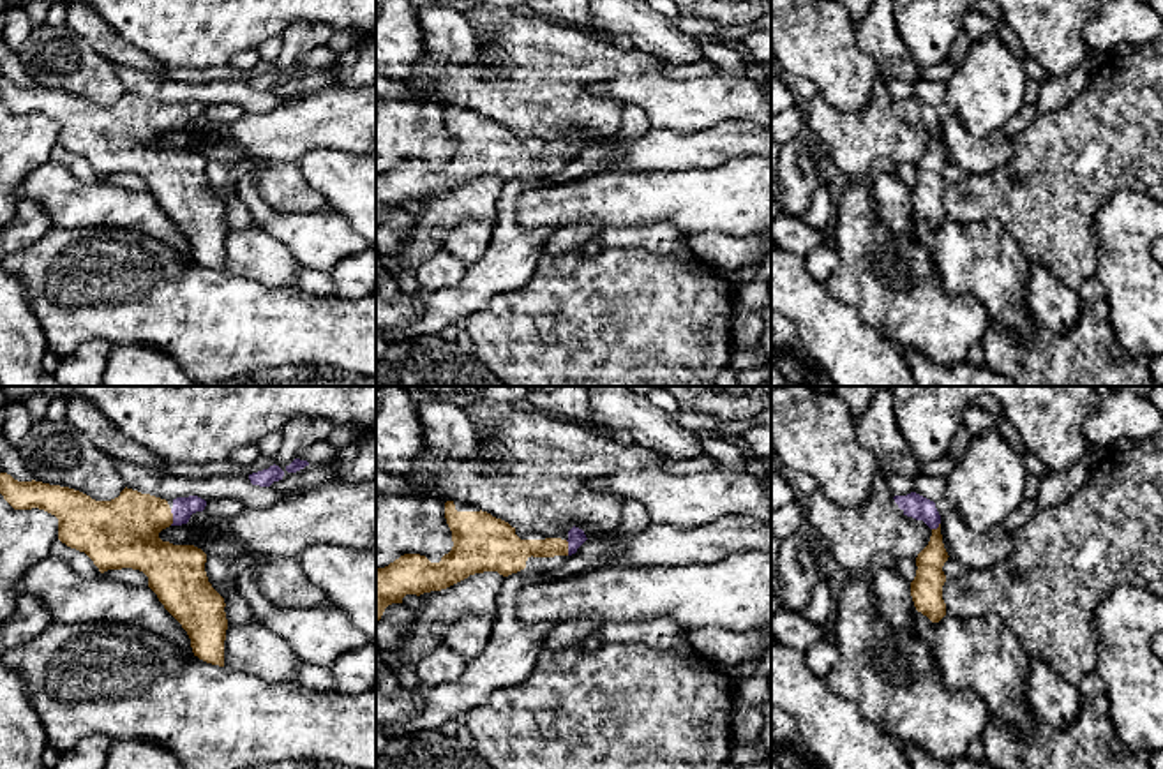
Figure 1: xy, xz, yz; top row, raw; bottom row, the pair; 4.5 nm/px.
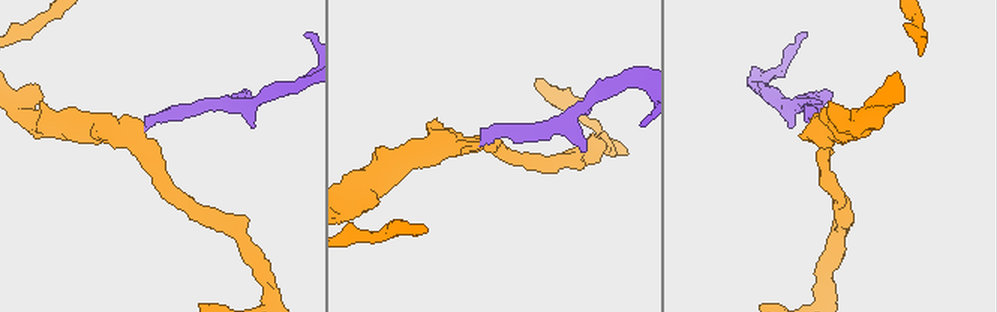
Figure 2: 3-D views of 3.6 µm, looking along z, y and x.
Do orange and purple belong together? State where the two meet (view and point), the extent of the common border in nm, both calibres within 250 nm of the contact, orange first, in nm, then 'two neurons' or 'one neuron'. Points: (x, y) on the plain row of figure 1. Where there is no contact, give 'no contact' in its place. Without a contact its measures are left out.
contact xy (172, 122); length 80 nm; calibres 320 and 100 nm; one neuron

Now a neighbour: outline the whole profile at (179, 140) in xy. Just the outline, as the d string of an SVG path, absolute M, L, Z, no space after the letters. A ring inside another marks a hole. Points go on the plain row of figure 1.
M187 129L169 131L159 138L162 146L169 146L173 150L194 150L201 141L212 139L210 132L191 132Z

